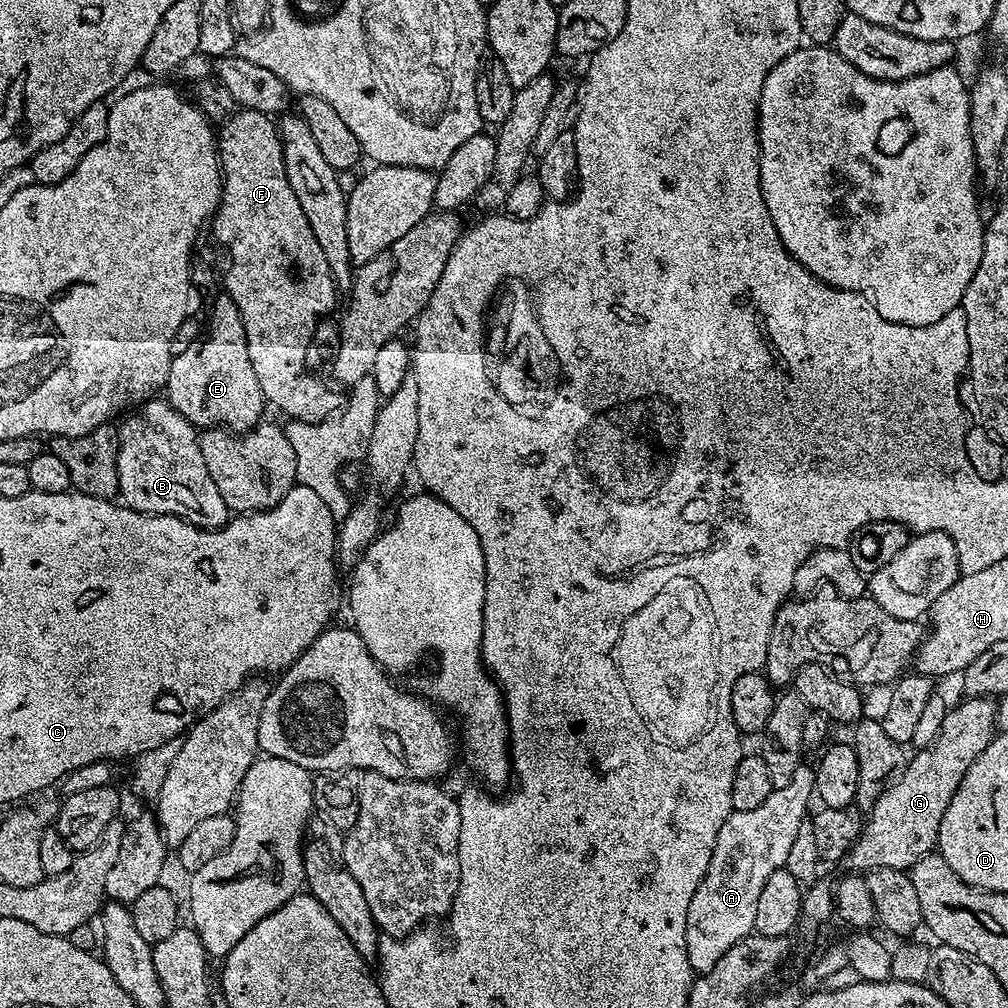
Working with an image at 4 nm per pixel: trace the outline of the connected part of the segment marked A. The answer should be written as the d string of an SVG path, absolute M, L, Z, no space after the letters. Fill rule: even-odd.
M802 762L798 770L794 770L794 778L790 778L786 786L773 788L762 806L755 810L732 811L726 822L722 822L710 866L698 890L694 890L694 898L690 898L690 910L686 910L686 952L693 973L714 970L718 958L722 958L730 946L753 935L762 886L766 886L766 878L770 878L774 870L784 867L790 845L798 835L798 826L802 826L809 815L808 799L813 799L815 791L813 765Z

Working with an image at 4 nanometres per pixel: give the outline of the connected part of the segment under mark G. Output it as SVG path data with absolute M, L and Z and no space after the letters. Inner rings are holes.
M968 696L964 698L961 704L953 703L948 709L946 718L942 718L942 730L938 730L938 738L934 738L934 742L930 746L921 748L911 753L908 764L904 767L903 772L888 785L887 790L878 798L878 802L874 802L874 806L866 814L866 819L863 821L860 837L856 839L851 850L848 851L846 864L849 864L849 869L855 870L860 874L867 874L874 868L902 868L905 870L911 869L914 862L918 862L918 858L922 858L926 853L933 851L937 847L936 839L940 833L942 826L942 814L946 814L946 806L950 806L950 798L954 798L954 794L958 790L958 786L962 782L962 778L966 778L966 770L970 770L970 766L978 758L978 754L982 754L982 750L986 750L986 746L992 741L994 735L994 727L996 725L996 700L986 696Z

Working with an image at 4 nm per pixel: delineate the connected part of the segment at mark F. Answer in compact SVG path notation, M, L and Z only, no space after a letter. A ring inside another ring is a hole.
M249 108L237 110L232 113L229 120L224 121L218 132L218 151L220 153L220 166L224 177L224 189L220 195L220 204L216 208L216 215L210 221L210 232L212 236L228 251L228 260L232 265L228 273L222 276L222 288L226 295L238 306L238 314L242 314L242 326L246 330L246 350L250 350L250 366L254 366L254 374L258 377L258 386L262 386L262 394L269 405L272 404L280 412L285 412L288 420L301 420L307 424L322 422L327 416L337 411L342 404L342 396L332 388L327 388L316 376L307 376L304 367L308 364L308 347L312 344L312 335L316 332L316 323L320 316L324 316L336 304L338 289L332 280L330 266L327 265L326 257L318 244L310 225L306 222L306 216L290 188L290 182L286 178L286 164L283 162L283 142L280 140L280 128L277 121L264 112L255 112Z

